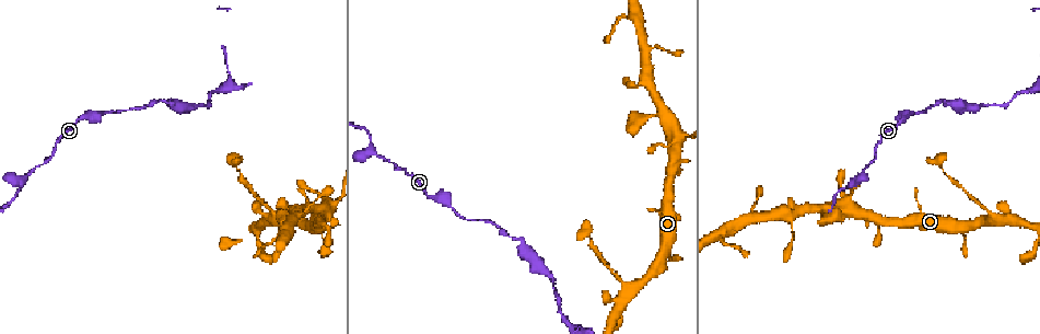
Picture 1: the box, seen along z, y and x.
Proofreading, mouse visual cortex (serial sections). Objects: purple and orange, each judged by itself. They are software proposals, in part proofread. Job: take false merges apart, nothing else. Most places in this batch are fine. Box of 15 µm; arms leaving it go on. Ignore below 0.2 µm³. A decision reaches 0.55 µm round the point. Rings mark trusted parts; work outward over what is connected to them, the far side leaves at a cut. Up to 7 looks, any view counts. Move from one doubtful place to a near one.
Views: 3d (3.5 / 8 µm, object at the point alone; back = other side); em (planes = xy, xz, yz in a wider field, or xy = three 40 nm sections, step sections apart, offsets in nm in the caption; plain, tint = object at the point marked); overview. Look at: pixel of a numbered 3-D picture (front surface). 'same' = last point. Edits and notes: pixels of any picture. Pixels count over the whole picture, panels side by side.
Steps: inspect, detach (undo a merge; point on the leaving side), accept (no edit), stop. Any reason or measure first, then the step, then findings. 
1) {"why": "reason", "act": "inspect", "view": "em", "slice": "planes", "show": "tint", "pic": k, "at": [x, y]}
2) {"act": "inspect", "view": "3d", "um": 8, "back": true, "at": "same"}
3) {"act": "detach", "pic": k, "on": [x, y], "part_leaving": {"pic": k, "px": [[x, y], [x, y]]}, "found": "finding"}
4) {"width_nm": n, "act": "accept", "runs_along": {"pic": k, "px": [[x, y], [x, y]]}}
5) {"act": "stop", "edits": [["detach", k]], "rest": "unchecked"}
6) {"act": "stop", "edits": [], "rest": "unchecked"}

{"why": "three-way junction", "act": "inspect", "view": "3d", "um": 3.5, "pic": 1, "at": [680, 134]}

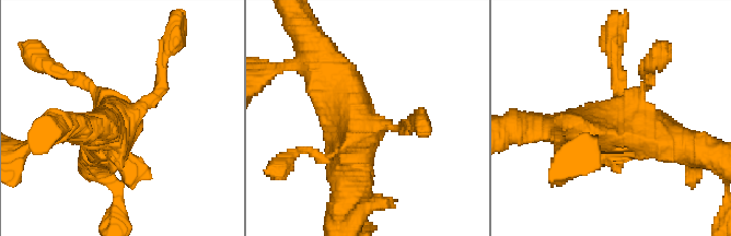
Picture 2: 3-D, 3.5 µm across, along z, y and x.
{"act": "accept", "runs_along": {"pic": 2, "px": [[347, 196], [355, 117], [324, 63]]}, "found": "one cell here"}

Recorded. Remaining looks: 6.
{"why": "branch point", "act": "inspect", "view": "3d", "um": 8, "back": true, "pic": 1, "at": [274, 216]}

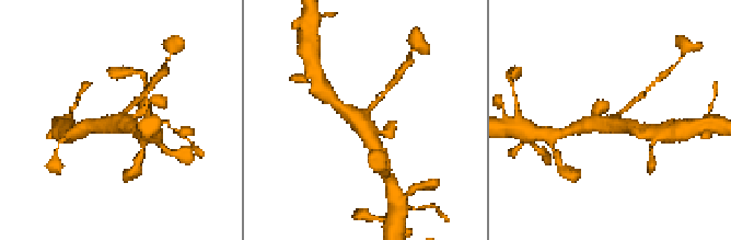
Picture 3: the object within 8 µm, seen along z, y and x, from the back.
{"arms": 3, "arm_widths_nm": [200, 400, 500], "act": "inspect", "view": "em", "slice": "xy", "step": 3, "show": "tint", "pic": 3, "at": [616, 116]}

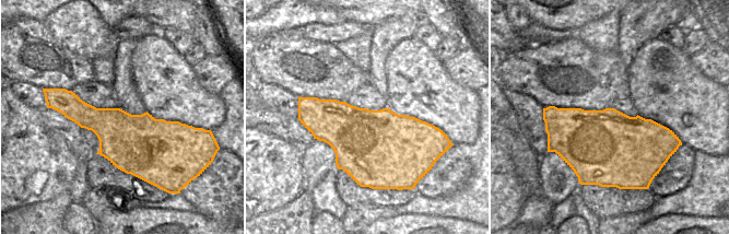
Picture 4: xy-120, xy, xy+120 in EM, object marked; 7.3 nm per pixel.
{"act": "accept", "runs_along": {"pic": 3, "px": [[329, 96], [357, 116], [372, 144]]}, "found": "continuous, no second cell"}

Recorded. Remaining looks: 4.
{"why": "sudden change in width", "act": "inspect", "view": "3d", "um": 3.5, "back": true, "pic": 1, "at": [369, 136]}

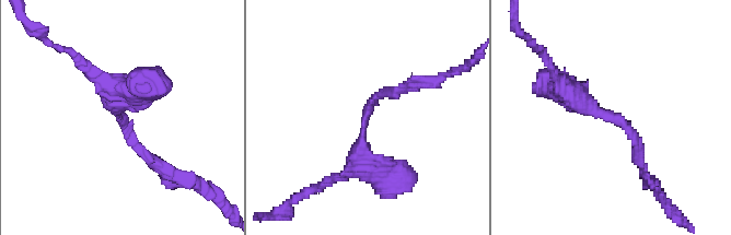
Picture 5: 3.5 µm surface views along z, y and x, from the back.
{"arm_widths_nm": [150, 300], "act": "inspect", "view": "em", "slice": "xy", "step": 3, "show": "tint", "pic": 5, "at": [610, 113]}

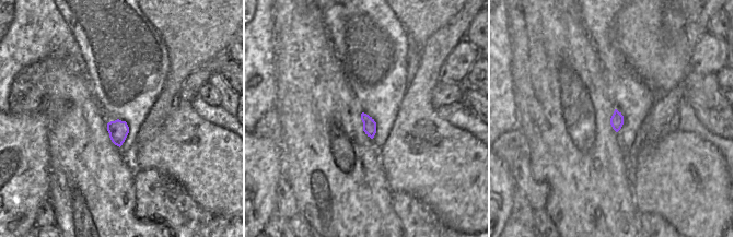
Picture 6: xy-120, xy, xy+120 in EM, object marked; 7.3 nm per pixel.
{"act": "accept", "runs_along": {"pic": 5, "px": [[556, 77], [617, 117], [640, 161]]}, "found": "all the same cell"}

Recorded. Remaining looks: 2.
{"act": "stop", "edits": [], "rest": "unchecked"}

